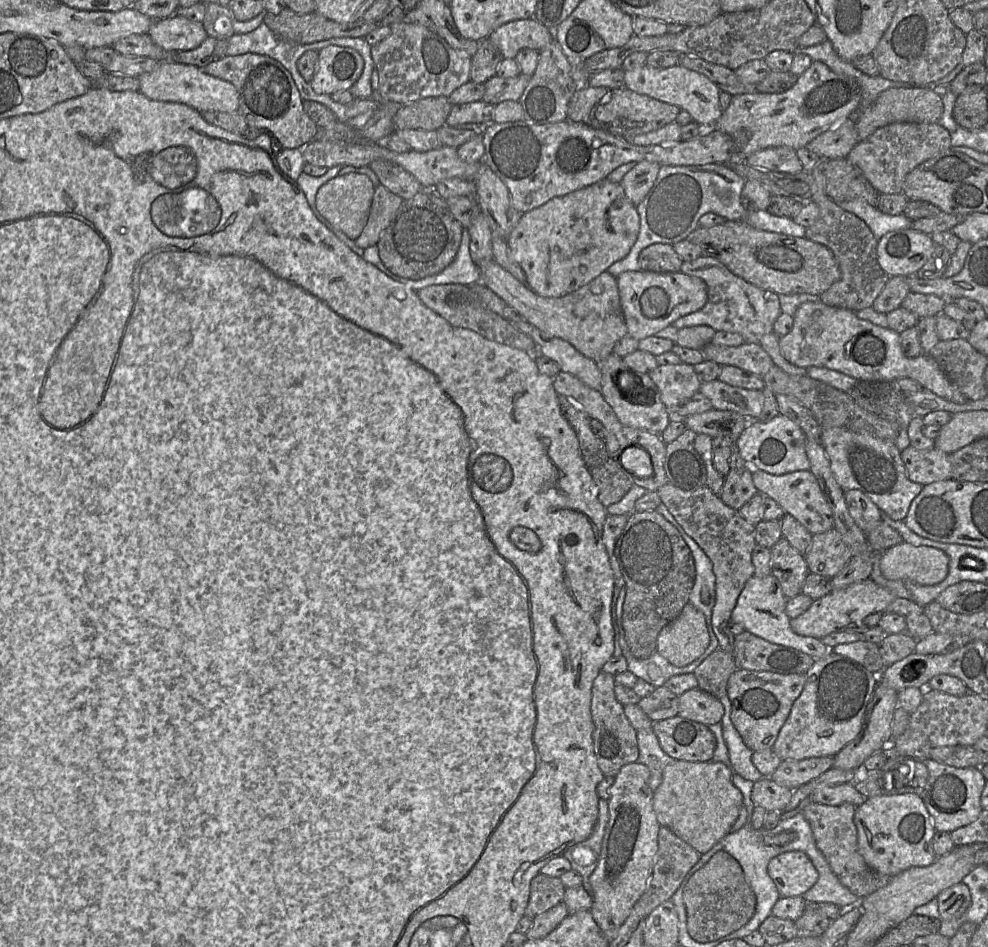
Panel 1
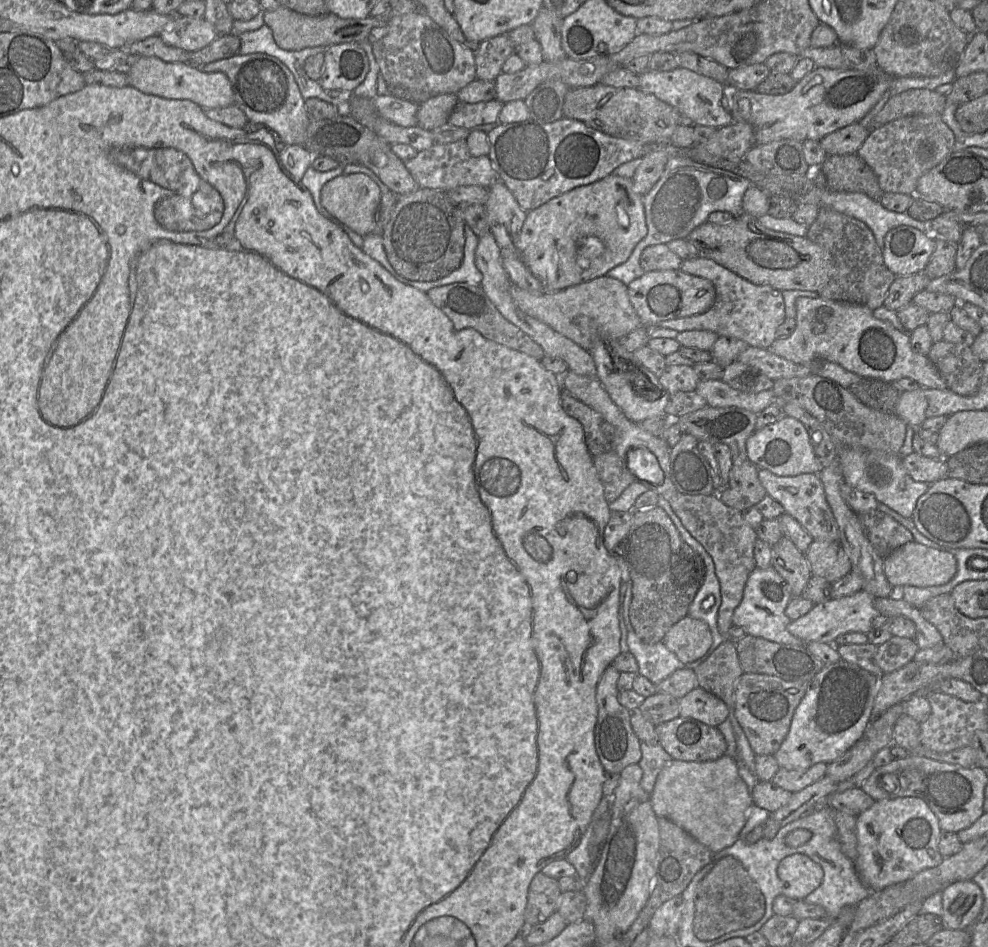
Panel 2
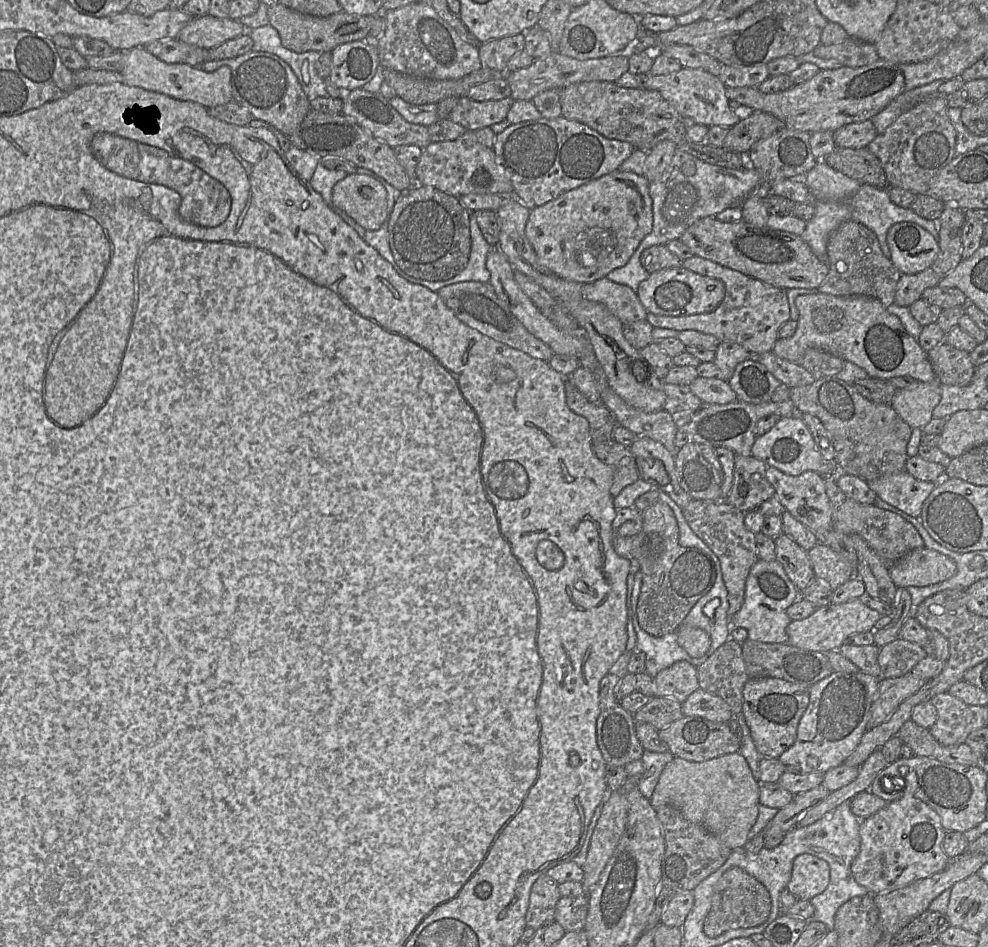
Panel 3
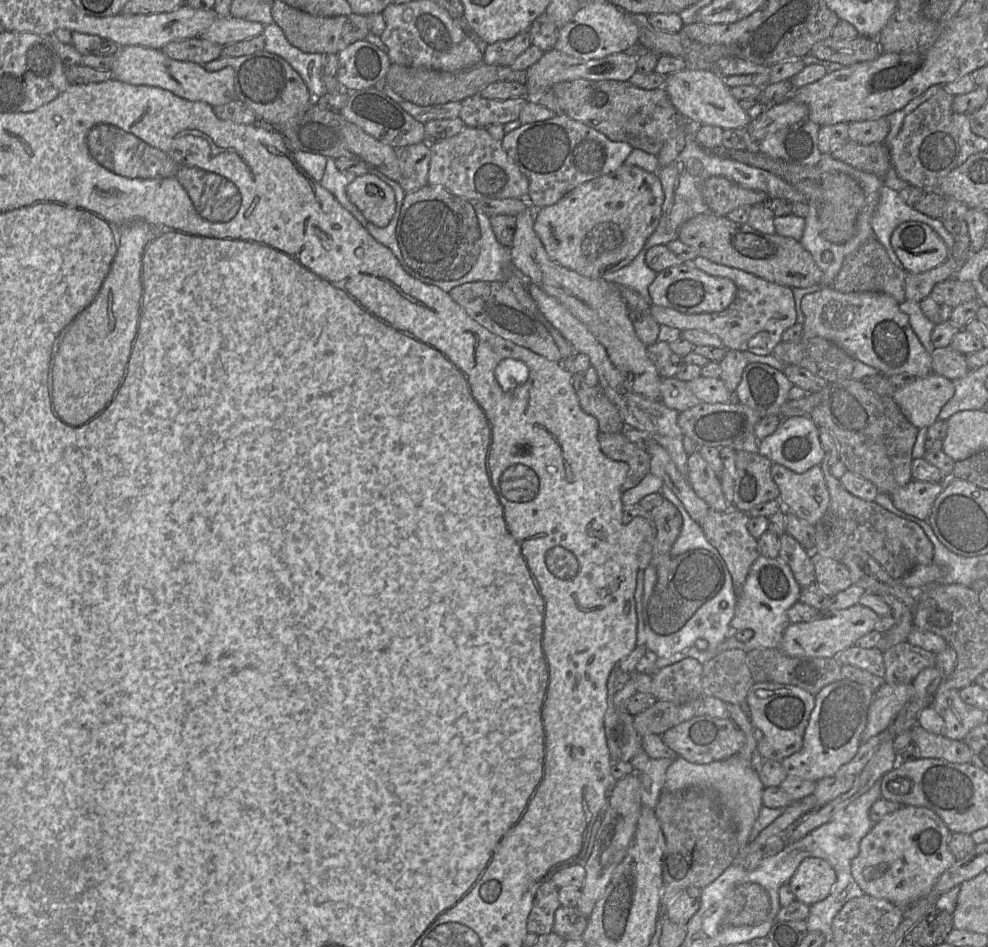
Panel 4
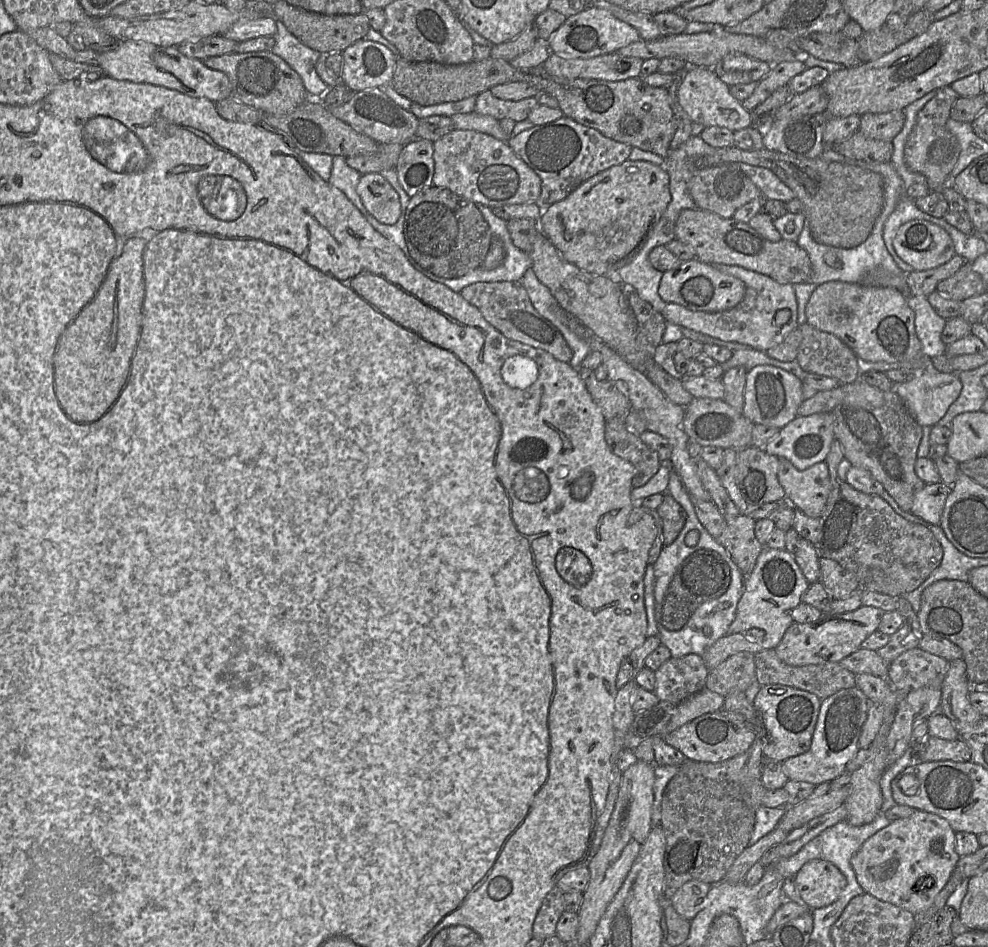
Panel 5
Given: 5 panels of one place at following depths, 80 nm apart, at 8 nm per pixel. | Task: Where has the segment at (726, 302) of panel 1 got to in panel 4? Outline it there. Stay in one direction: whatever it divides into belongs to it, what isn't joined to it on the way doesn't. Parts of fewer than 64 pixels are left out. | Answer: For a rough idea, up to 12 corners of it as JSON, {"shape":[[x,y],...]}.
{"shape":[[703,257],[692,264],[732,280],[717,313],[652,305],[660,325],[701,330],[723,347],[771,355],[796,324],[792,289]]}

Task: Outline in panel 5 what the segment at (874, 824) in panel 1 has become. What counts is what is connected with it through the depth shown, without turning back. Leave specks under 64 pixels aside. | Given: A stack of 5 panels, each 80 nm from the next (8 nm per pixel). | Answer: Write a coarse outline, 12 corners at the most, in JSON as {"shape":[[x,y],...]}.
{"shape":[[921,810],[851,857],[865,893],[917,914],[956,867],[955,834]]}

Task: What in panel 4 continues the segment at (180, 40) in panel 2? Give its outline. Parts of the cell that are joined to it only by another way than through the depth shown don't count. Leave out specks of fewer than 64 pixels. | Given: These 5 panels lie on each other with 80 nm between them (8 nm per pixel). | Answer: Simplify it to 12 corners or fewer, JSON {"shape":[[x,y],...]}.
{"shape":[[217,17],[199,37],[226,46],[261,35],[265,26]]}

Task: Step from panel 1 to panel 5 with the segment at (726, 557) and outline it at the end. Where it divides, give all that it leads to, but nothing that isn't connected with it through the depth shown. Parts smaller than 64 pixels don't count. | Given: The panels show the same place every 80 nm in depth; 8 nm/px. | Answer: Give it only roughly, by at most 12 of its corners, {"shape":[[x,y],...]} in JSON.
{"shape":[[746,514],[715,539],[748,576],[764,546]]}

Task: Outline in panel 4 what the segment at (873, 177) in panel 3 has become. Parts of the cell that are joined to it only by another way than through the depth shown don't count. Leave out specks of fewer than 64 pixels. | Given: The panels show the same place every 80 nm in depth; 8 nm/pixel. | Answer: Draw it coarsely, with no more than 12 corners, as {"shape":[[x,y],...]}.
{"shape":[[847,141],[830,154],[883,181],[891,167],[886,143]]}

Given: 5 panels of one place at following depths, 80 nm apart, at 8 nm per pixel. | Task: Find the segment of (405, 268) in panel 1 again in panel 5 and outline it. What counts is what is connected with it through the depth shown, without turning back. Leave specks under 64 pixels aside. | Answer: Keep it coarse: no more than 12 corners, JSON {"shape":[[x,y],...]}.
{"shape":[[433,185],[410,197],[414,261],[446,279],[493,240],[474,202]]}

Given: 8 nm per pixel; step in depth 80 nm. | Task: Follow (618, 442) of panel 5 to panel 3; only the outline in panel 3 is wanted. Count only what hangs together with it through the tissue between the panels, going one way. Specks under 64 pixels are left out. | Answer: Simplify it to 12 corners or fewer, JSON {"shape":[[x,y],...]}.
{"shape":[[611,440],[593,449],[615,470],[613,498],[639,479],[629,447]]}

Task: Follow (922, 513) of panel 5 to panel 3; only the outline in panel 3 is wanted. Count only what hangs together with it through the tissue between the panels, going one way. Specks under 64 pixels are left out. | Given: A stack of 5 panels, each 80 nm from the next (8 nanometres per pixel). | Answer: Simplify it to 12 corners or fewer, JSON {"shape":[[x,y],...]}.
{"shape":[[906,470],[867,484],[916,518],[936,486]]}

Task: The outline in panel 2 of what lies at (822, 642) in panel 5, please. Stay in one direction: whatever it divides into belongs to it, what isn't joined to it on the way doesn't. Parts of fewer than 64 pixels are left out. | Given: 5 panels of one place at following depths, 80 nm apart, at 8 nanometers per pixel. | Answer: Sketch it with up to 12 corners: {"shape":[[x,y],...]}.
{"shape":[[860,590],[815,604],[787,630],[833,644],[865,633],[880,615]]}

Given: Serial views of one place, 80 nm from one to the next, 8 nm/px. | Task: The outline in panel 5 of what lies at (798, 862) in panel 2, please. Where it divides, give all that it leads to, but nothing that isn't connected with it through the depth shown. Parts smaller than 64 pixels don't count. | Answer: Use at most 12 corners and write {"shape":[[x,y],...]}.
{"shape":[[811,860],[795,875],[810,910],[834,903],[846,878],[831,862]]}

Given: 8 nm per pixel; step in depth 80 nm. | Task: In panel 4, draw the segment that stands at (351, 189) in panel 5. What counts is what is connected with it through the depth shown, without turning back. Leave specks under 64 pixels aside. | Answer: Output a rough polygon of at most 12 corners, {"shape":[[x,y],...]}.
{"shape":[[327,158],[320,185],[366,228],[366,218],[349,200],[346,188],[357,175],[337,169]]}

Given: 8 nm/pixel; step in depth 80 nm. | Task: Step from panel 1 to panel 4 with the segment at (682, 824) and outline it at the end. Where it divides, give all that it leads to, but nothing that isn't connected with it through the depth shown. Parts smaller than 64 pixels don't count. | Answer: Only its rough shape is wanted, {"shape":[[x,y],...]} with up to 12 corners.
{"shape":[[734,755],[708,764],[676,758],[663,792],[718,796],[741,847],[757,820],[764,785]]}

